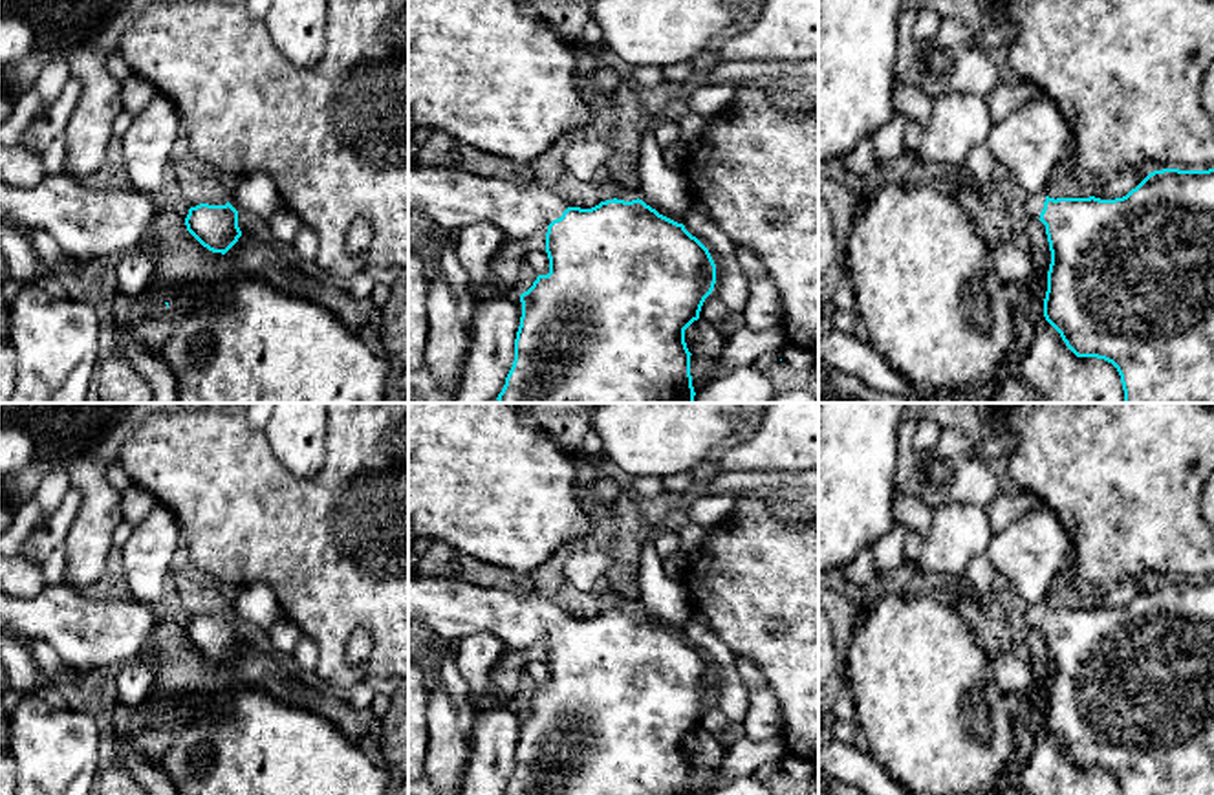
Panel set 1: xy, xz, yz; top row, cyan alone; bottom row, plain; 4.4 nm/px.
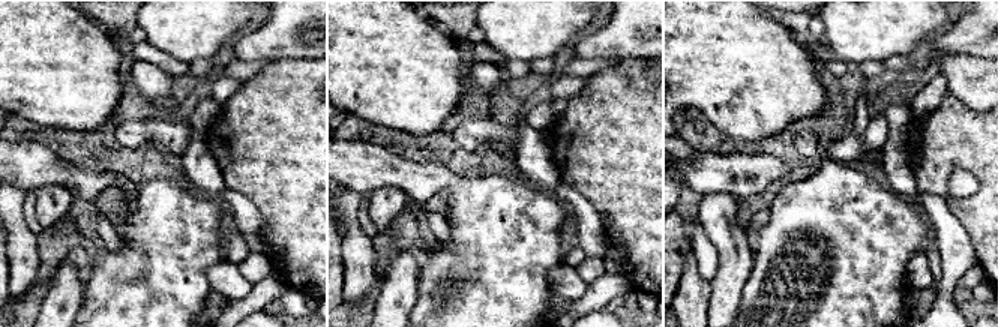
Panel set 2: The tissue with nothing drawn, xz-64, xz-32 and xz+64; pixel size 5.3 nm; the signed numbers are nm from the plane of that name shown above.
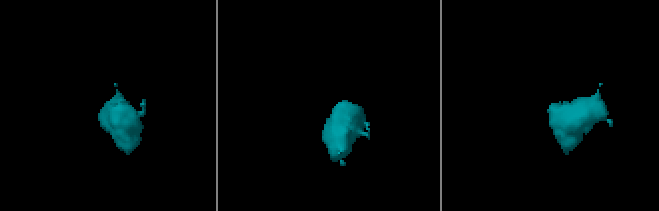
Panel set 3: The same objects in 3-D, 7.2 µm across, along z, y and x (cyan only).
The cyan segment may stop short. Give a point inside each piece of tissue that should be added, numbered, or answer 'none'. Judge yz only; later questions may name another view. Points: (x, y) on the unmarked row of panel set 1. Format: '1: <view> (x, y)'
1: yz (1033, 616)

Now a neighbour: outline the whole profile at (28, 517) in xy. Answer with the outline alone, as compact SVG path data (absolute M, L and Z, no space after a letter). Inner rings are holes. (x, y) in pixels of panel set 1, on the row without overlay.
M35 498L15 511L11 526L0 533L0 555L20 555L29 533L46 518Z

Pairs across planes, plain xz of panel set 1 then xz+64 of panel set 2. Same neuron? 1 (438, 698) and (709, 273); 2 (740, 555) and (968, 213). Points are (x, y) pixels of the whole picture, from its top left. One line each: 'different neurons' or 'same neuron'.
1: different neurons
2: same neuron

